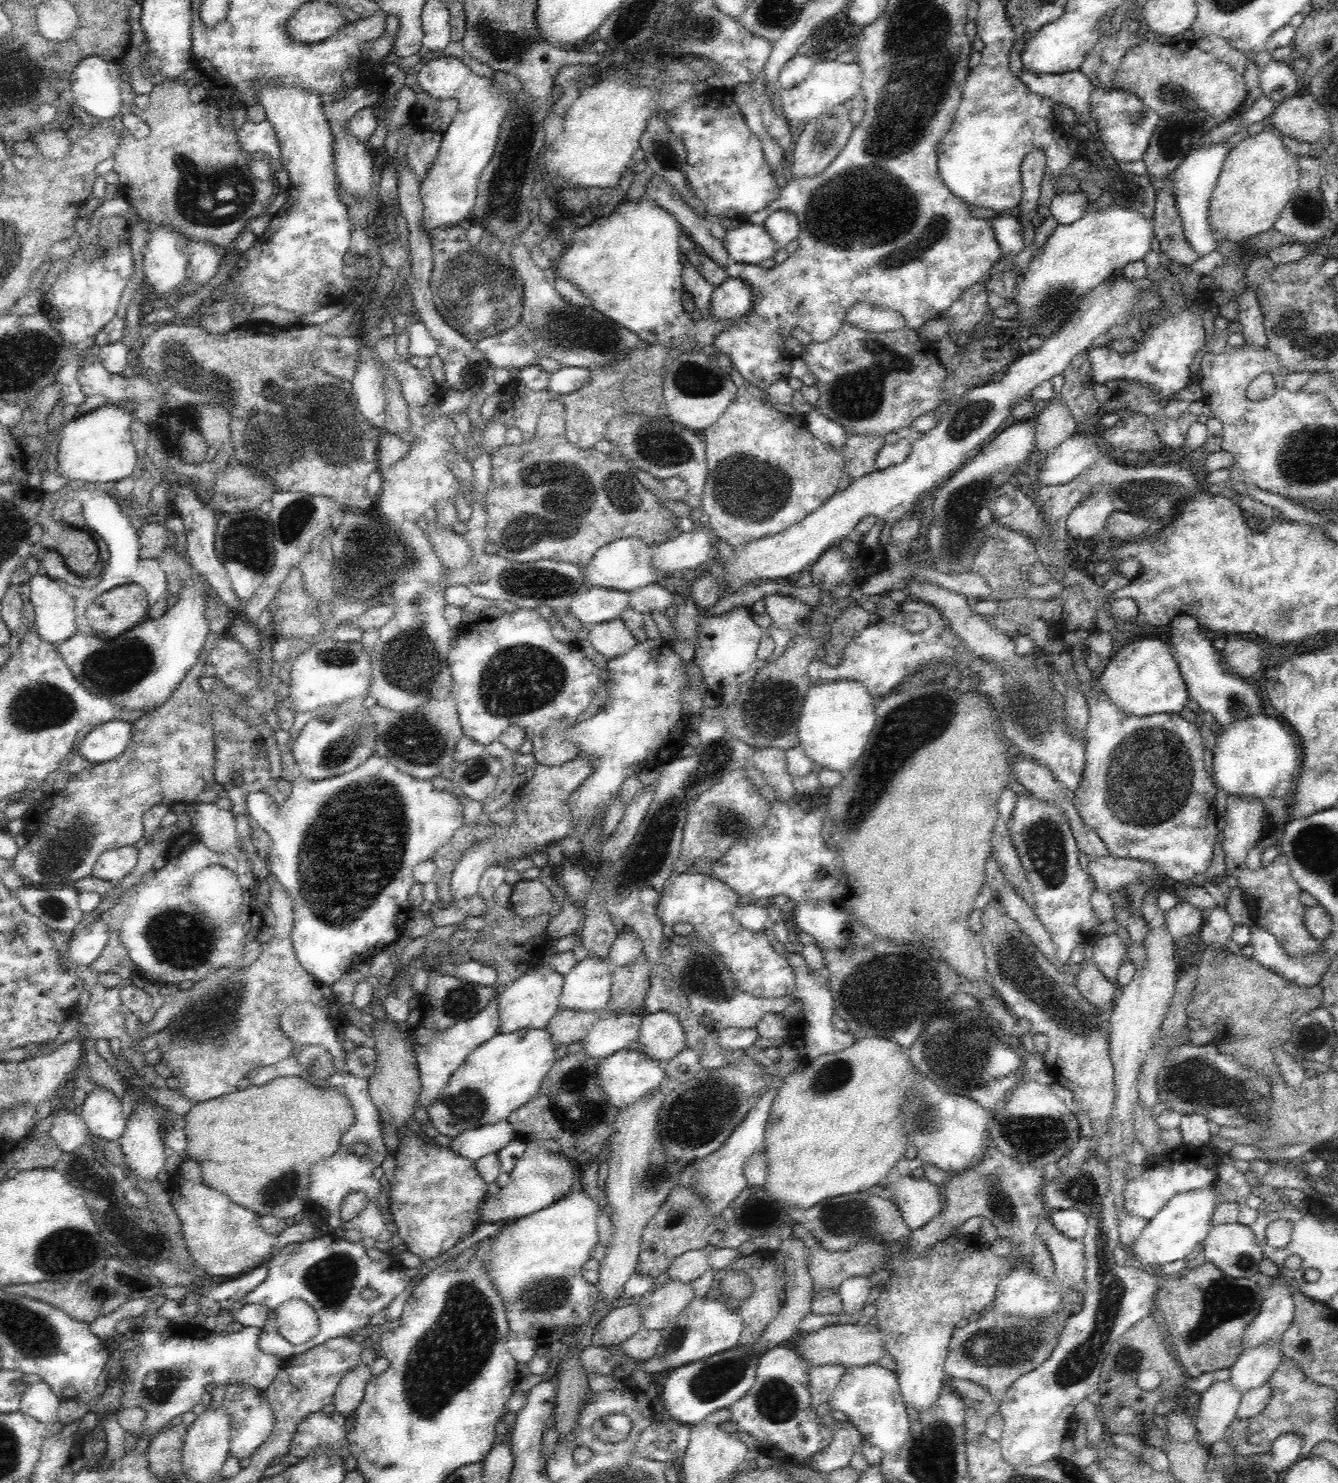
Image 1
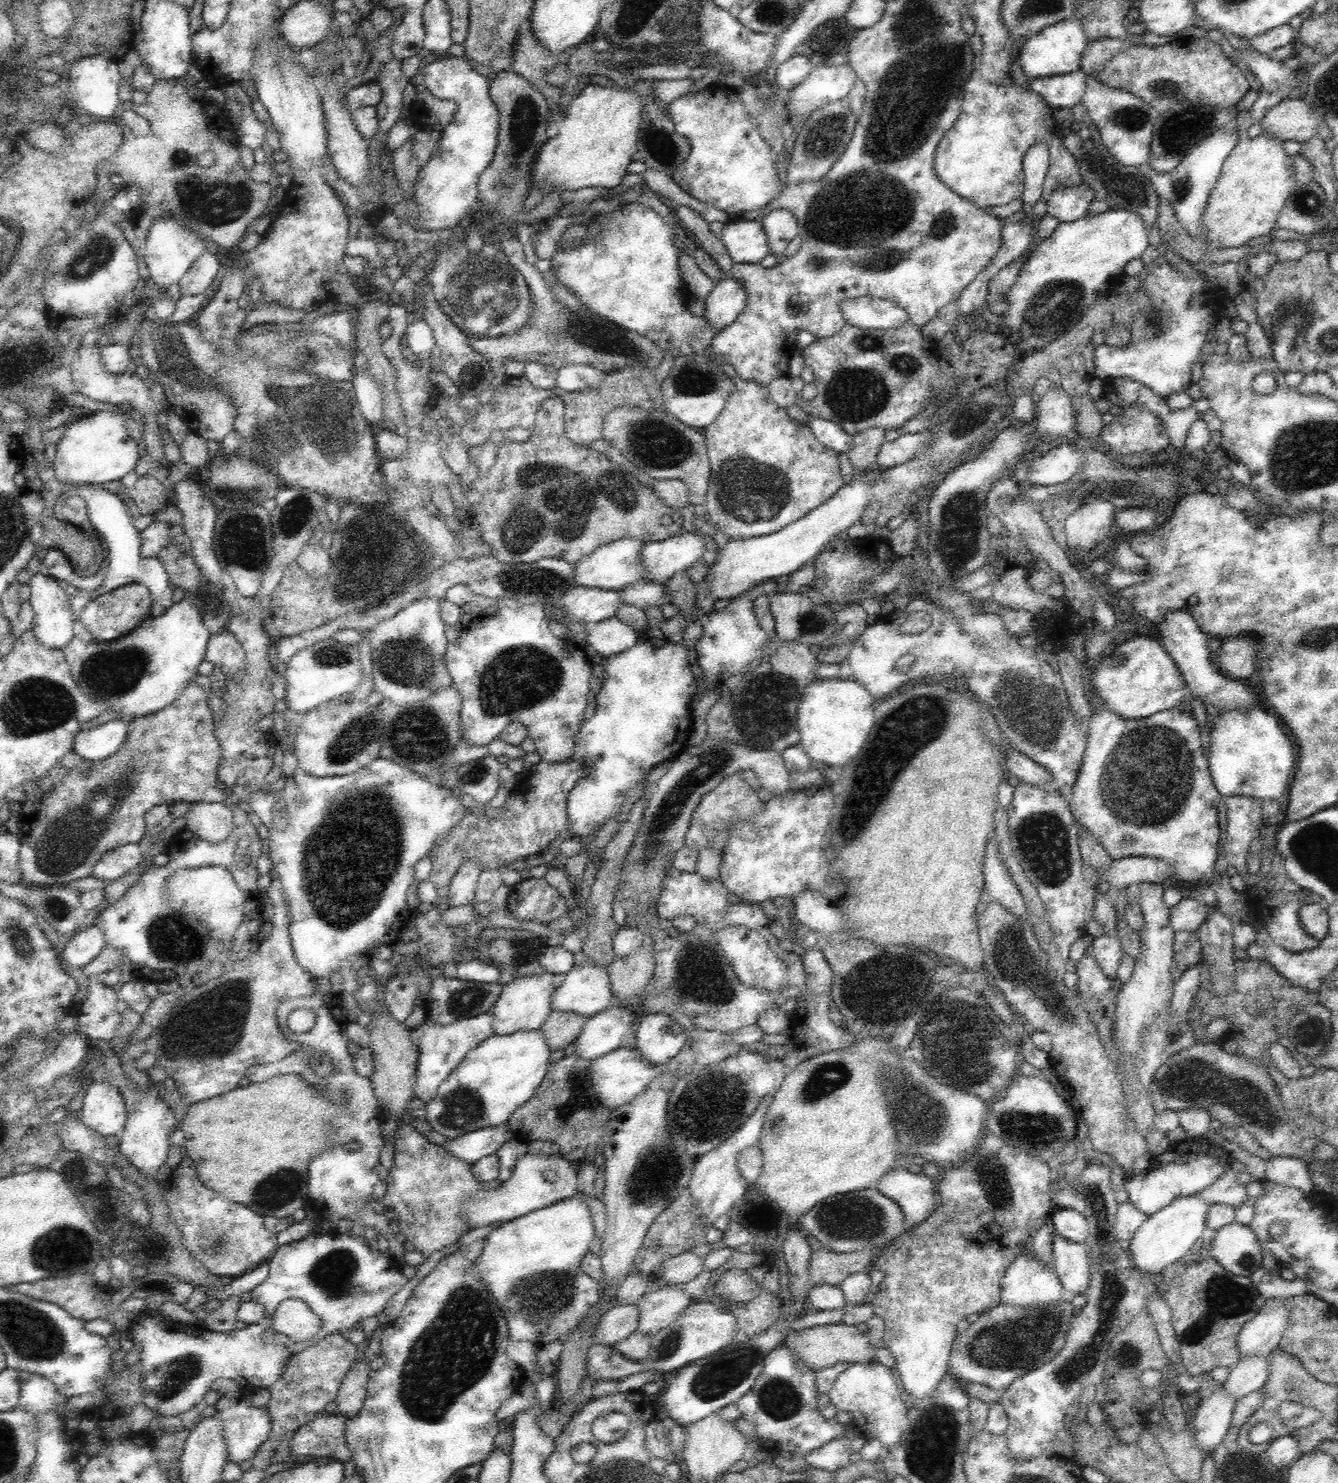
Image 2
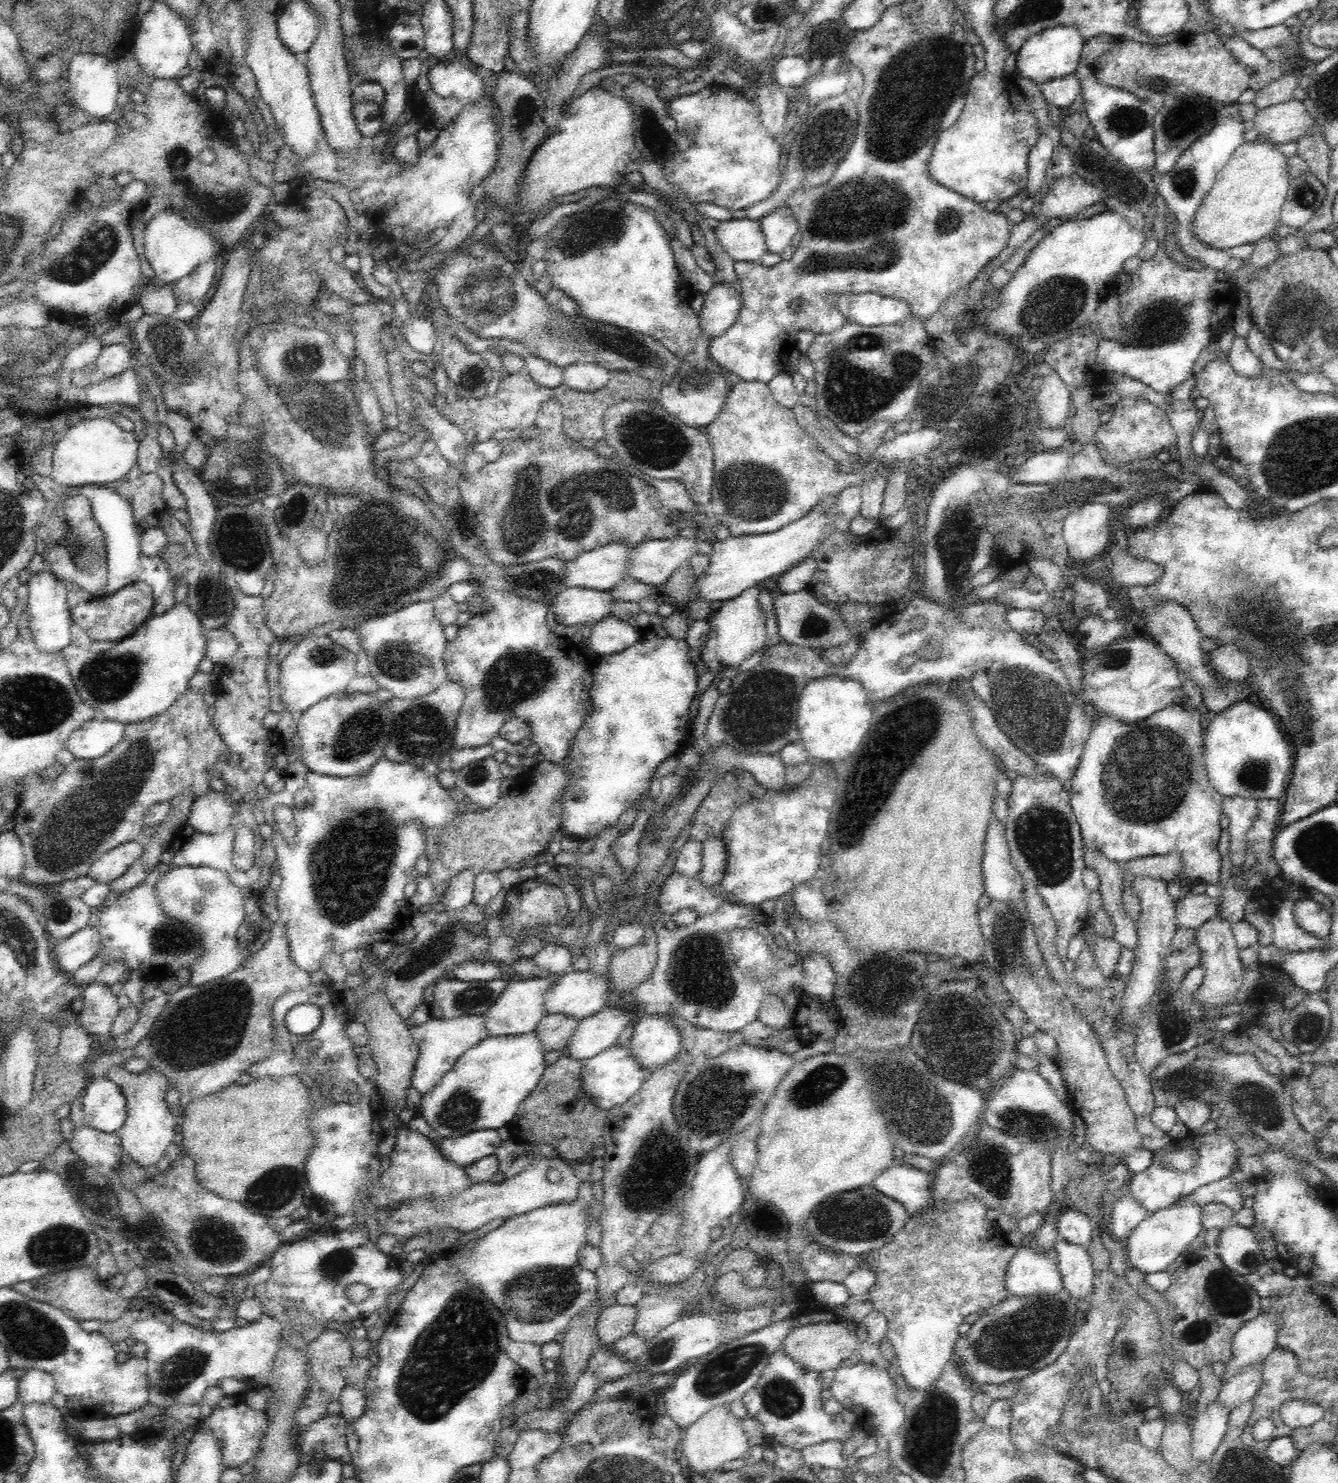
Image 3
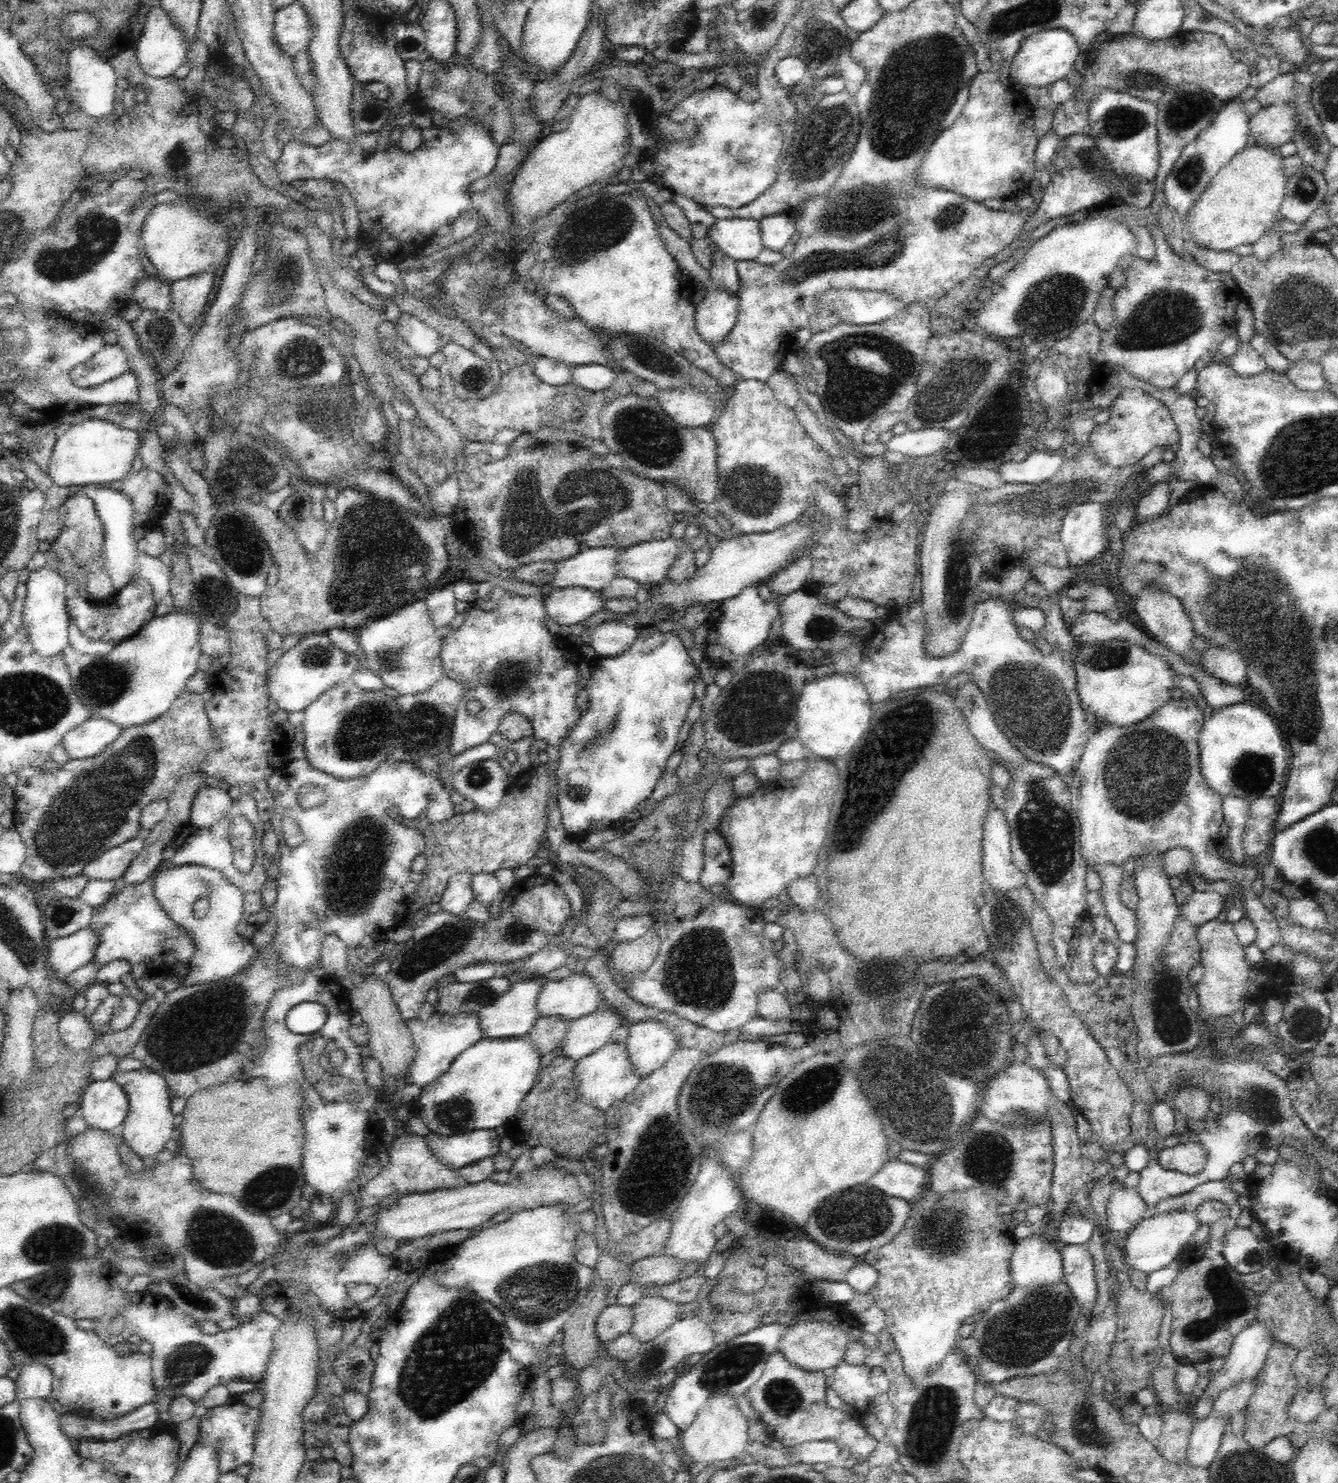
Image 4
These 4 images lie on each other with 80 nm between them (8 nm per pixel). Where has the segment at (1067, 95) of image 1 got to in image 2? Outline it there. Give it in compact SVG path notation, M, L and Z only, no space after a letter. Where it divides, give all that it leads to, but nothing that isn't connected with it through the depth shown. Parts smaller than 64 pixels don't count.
M1081 70L1055 77L1031 78L1030 89L1054 109L1071 109L1081 103L1086 92L1086 74Z

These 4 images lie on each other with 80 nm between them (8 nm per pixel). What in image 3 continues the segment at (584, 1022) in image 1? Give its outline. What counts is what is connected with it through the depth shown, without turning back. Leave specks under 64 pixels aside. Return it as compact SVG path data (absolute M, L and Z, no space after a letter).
M544 1014L534 1033L536 1033L544 1052L557 1050L563 1054L578 1022L578 1019L568 1015Z

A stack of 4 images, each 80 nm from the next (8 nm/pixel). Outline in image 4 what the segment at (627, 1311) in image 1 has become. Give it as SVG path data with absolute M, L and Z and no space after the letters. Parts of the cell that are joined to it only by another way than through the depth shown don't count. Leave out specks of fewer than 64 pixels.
M616 1302L608 1305L598 1316L595 1324L596 1335L601 1344L606 1344L629 1332L633 1324L634 1311L631 1306Z

